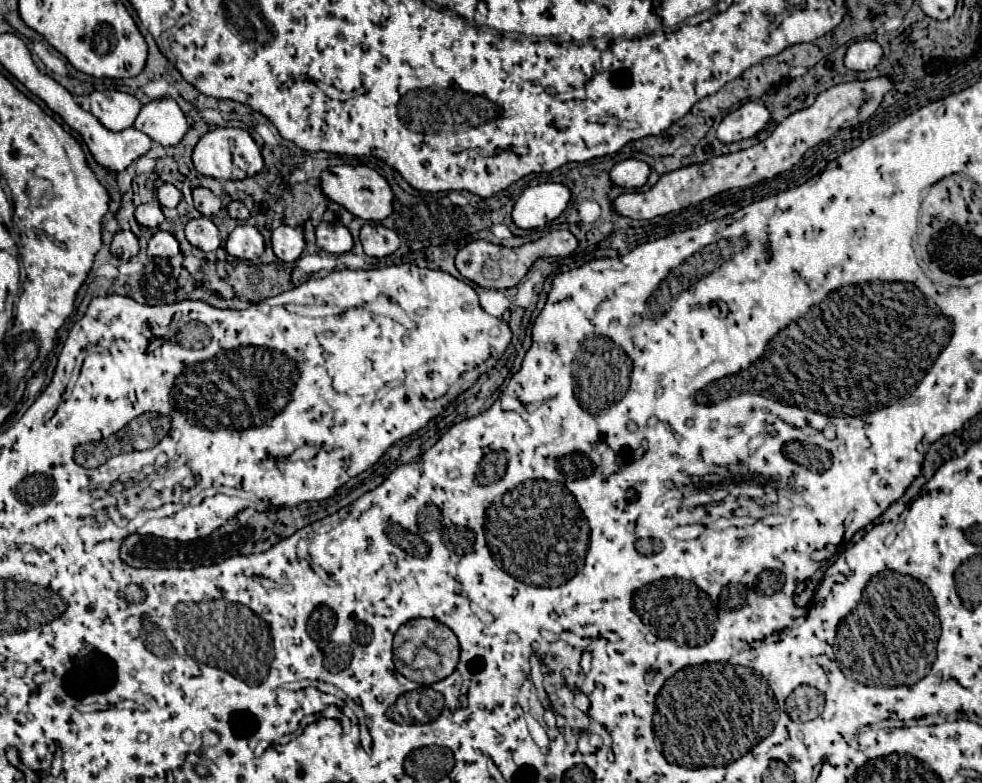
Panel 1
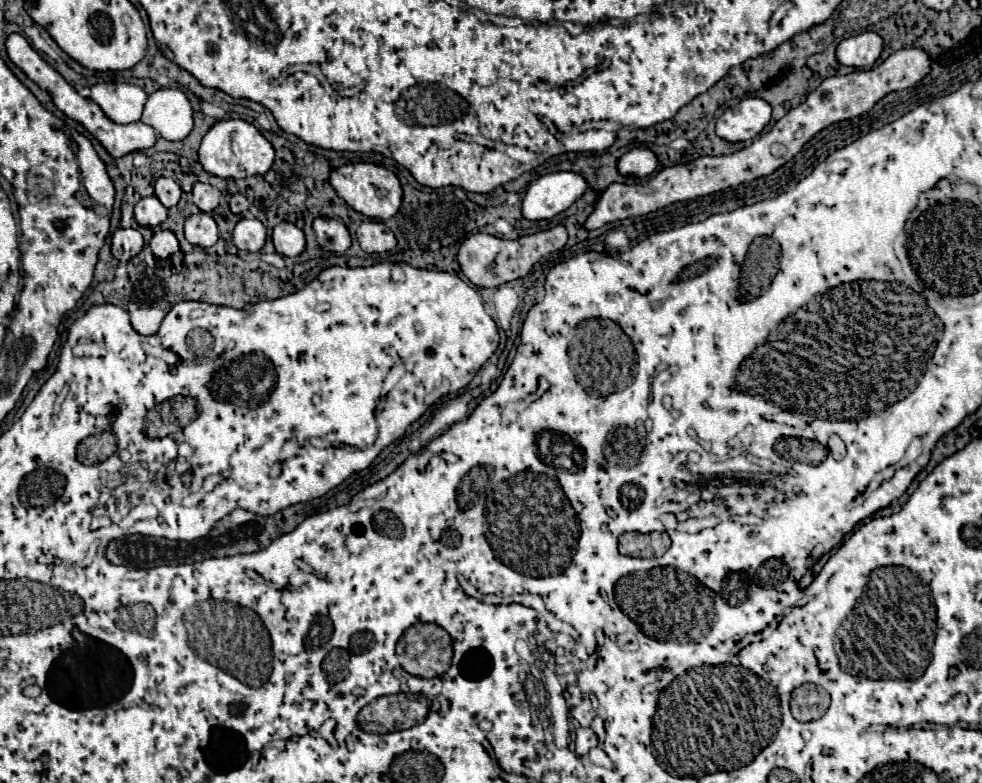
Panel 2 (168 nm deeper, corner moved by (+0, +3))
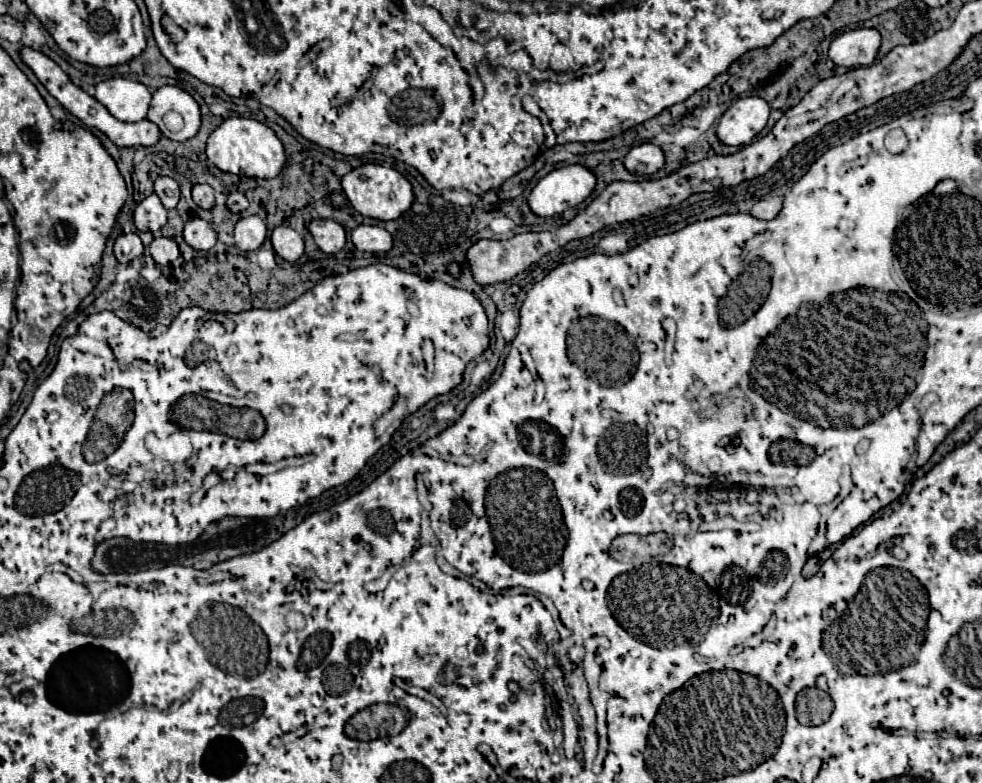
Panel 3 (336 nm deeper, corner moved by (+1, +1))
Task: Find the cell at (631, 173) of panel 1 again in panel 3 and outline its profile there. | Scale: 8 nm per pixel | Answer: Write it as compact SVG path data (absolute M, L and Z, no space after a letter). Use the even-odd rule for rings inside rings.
M650 142L634 146L626 154L624 166L632 174L640 174L640 176L654 174L654 172L658 172L664 166L664 152L662 152L660 146L650 144Z

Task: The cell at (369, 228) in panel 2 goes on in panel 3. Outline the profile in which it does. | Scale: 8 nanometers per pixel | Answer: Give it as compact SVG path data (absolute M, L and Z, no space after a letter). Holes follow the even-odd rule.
M360 224L350 238L352 244L362 252L388 252L392 248L392 236L382 226Z

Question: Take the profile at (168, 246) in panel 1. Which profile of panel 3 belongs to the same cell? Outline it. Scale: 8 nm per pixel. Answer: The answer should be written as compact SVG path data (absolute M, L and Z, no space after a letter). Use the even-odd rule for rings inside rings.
M156 236L152 240L152 244L148 246L148 250L150 250L154 262L160 264L160 266L166 266L166 264L174 262L180 256L178 244L172 238L164 238L164 236Z

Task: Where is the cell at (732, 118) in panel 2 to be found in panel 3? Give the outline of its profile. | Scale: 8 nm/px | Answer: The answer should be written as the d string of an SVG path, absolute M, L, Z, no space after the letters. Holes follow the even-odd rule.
M758 96L738 98L720 118L716 134L728 146L746 146L768 122L770 106Z

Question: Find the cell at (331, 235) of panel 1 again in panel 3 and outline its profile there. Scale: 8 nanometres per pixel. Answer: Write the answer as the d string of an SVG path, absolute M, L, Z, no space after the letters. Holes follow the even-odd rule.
M312 220L308 230L314 236L314 242L318 244L318 248L326 254L336 254L346 244L344 228L334 220Z

